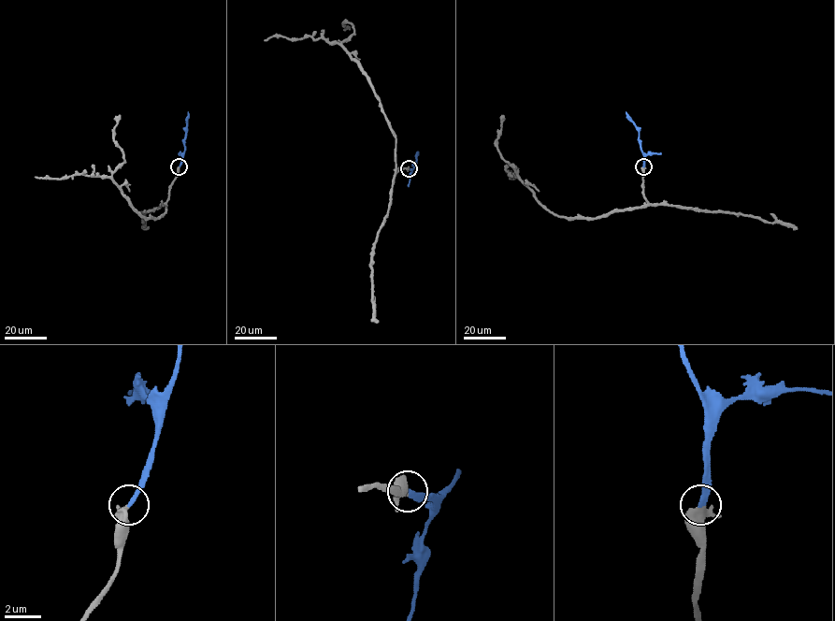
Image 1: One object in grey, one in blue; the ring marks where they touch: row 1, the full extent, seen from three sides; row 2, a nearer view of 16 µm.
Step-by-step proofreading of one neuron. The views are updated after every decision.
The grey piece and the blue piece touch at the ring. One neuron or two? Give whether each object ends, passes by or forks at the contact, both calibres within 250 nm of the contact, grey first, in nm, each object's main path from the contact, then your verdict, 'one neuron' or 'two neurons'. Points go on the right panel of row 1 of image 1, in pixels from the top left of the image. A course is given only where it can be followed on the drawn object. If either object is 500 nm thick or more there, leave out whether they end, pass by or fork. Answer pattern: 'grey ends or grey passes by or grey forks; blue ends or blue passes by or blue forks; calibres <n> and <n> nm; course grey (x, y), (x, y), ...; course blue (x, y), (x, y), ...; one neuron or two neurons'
grey passes by; blue ends; calibres 400 and 280 nm; course grey (643, 166), (647, 204), (597, 218), (551, 213), (515, 177); course blue (643, 166), (639, 129), (626, 112); one neuron

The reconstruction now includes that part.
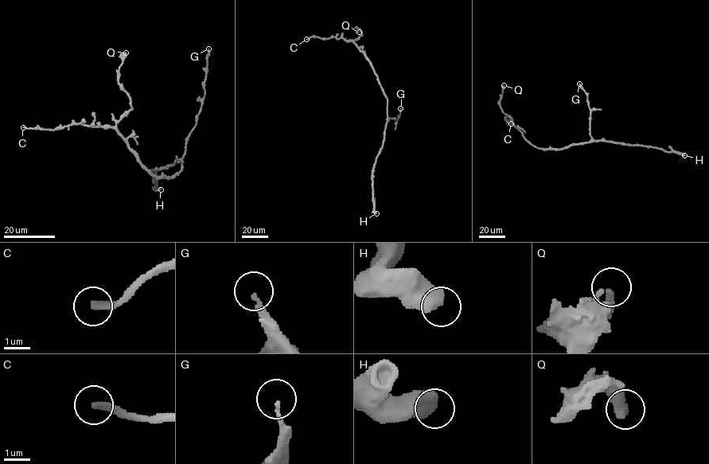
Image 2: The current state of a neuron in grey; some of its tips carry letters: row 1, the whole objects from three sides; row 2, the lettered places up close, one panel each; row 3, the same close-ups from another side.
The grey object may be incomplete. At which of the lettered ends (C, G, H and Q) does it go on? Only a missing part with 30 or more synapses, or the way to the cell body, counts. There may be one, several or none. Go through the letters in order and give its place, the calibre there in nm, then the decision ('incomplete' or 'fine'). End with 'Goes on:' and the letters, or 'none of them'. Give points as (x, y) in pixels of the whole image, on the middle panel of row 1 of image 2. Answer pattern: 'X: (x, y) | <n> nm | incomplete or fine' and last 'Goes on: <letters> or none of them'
C: (306, 39) | 220 nm | incomplete
G: (400, 108) | 160 nm | fine
H: (376, 213) | 700 nm | fine
Q: (359, 32) | 240 nm | fine
Goes on: C

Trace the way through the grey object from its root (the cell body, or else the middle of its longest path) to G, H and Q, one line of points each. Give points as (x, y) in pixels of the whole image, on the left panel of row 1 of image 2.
G: (179, 172), (186, 139), (196, 124), (196, 116), (204, 95), (208, 48)
H: (179, 172), (181, 169), (180, 161), (156, 169), (153, 172), (154, 189), (161, 189)
Q: (179, 172), (153, 175), (117, 130), (131, 108), (118, 83), (126, 52)

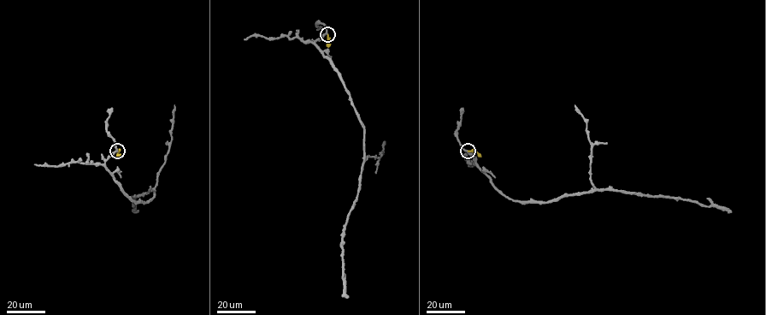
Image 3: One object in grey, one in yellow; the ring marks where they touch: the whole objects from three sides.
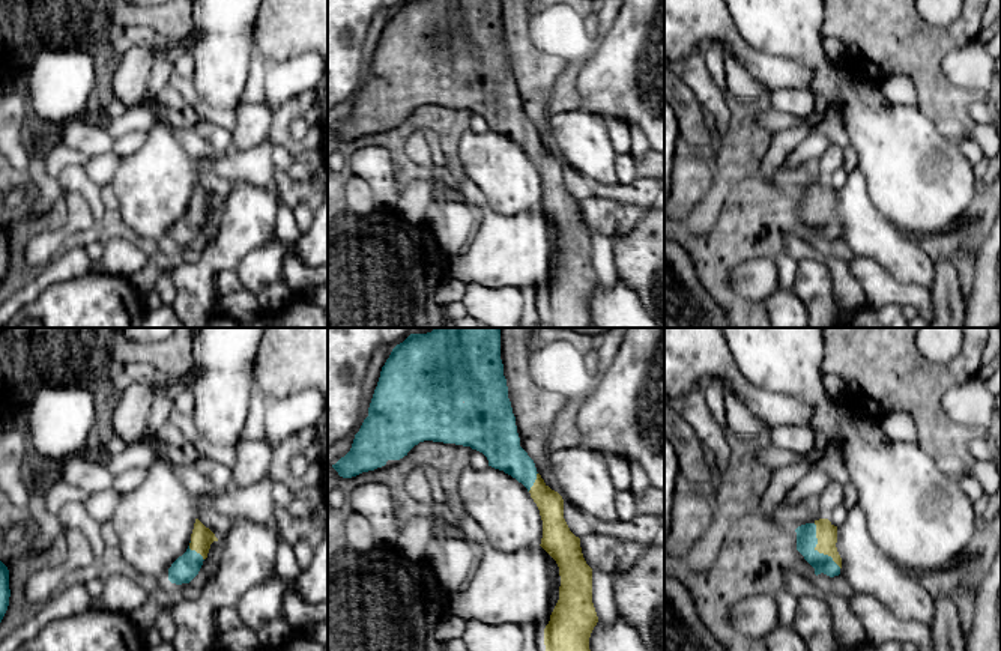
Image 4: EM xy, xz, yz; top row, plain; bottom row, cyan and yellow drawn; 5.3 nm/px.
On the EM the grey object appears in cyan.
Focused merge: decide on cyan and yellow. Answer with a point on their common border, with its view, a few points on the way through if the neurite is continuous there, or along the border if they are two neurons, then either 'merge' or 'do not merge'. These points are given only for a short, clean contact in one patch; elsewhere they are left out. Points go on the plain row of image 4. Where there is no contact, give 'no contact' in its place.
contact yz (816, 214); way yz (806, 197), (815, 206), (816, 214), (818, 203), (825, 196); merge

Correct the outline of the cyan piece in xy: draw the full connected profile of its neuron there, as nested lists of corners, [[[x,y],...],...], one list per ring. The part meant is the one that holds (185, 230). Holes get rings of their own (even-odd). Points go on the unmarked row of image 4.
[[[195,182],[191,206],[168,232],[168,244],[176,248],[189,247],[198,238],[213,204],[218,204],[215,197]]]

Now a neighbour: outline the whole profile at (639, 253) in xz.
[[[664,200],[615,238],[613,256],[618,280],[640,298],[646,313],[664,328]]]

